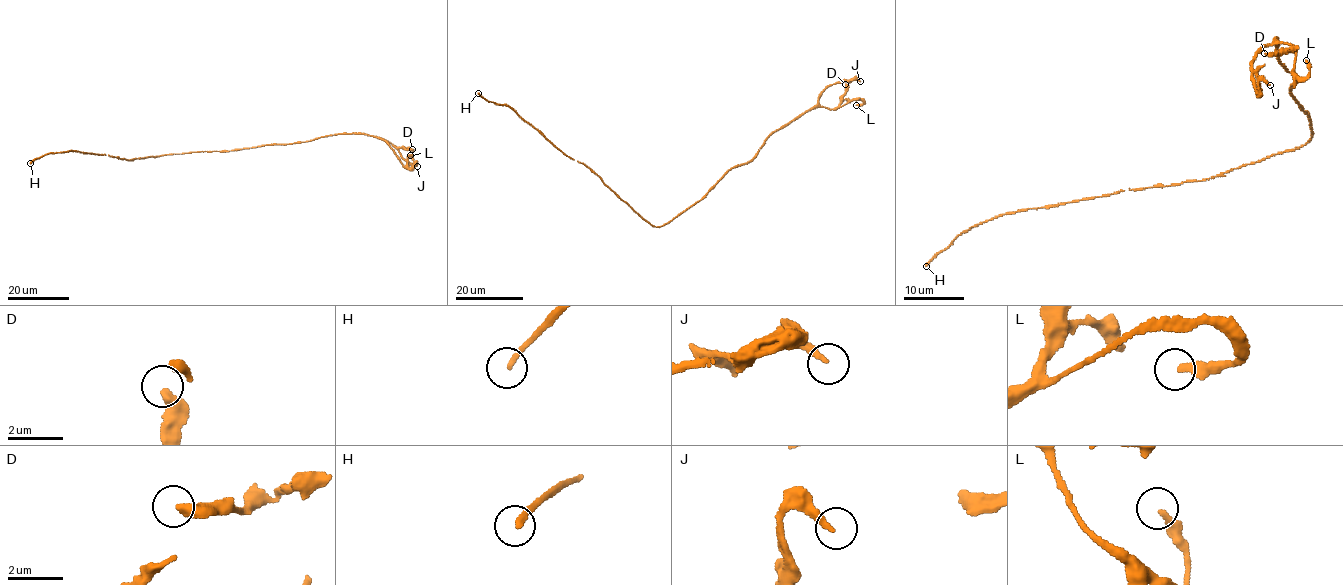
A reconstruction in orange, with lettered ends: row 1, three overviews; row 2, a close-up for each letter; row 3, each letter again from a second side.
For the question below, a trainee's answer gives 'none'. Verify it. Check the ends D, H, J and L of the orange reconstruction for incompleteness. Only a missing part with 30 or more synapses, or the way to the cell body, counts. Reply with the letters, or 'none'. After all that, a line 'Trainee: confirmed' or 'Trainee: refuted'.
H
Trainee: refuted

